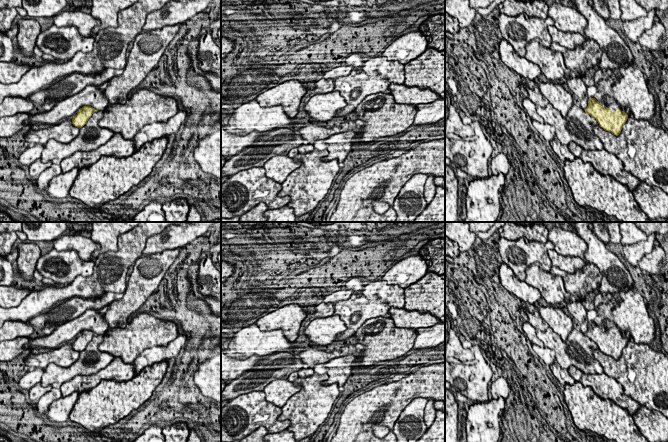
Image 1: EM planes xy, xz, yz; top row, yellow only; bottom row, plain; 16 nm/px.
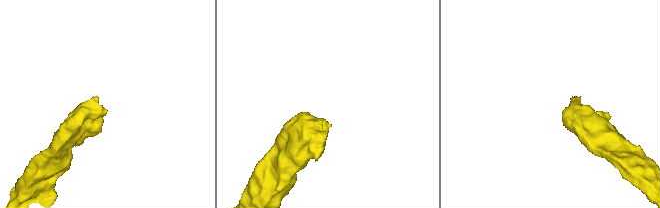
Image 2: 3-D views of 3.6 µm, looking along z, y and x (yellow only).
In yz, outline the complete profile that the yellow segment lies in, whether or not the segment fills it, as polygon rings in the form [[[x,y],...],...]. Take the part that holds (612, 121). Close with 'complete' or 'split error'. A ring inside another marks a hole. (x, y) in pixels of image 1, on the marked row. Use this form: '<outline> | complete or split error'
[[[606,95],[605,103],[606,106],[603,107],[601,102],[595,98],[589,98],[588,106],[584,110],[593,117],[605,131],[618,136],[628,119],[628,115],[612,97]]] | split error

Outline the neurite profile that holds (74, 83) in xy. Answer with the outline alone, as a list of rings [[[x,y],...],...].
[[[107,68],[100,73],[93,74],[79,74],[73,73],[66,78],[60,79],[54,83],[53,87],[65,87],[69,96],[75,95],[82,91],[87,85],[102,85],[103,83],[110,81],[113,77],[120,76],[124,69],[112,69]]]

